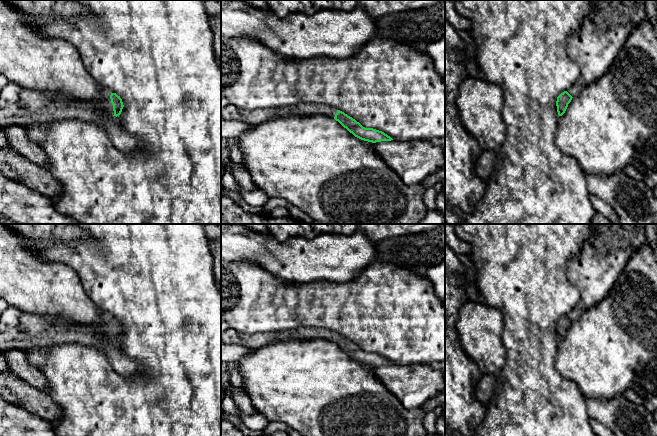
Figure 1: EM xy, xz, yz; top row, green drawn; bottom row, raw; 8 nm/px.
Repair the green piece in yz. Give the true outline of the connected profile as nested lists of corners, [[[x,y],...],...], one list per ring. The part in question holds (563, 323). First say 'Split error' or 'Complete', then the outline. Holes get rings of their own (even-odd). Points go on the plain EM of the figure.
Split error. [[[579,305],[574,307],[566,315],[561,317],[557,321],[556,330],[557,330],[557,336],[559,340],[562,340],[565,337],[568,328],[571,326],[573,321],[578,320],[580,318],[581,313],[582,313],[582,308]]]

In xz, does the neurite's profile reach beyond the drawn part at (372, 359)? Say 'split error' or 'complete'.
split error

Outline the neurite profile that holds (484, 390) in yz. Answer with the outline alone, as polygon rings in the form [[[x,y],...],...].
[[[491,374],[481,375],[480,380],[475,389],[477,399],[483,404],[487,405],[493,395],[494,385],[496,383],[496,376]]]

